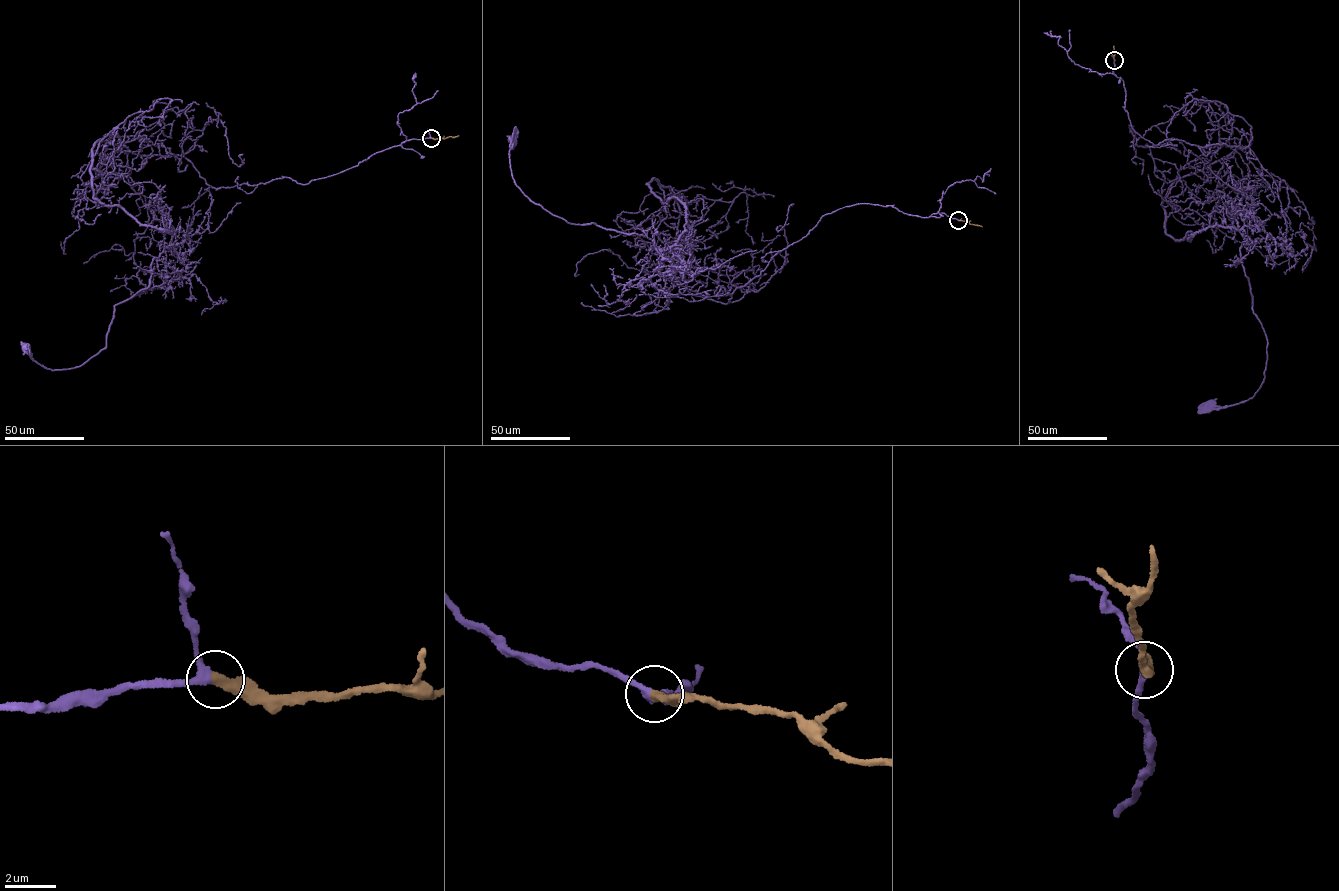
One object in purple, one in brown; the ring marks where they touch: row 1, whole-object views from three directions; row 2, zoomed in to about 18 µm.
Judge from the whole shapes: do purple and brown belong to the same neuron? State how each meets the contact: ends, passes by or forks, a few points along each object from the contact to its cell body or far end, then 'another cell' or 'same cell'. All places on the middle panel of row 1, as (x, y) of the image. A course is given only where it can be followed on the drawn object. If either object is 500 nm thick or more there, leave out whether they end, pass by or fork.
purple passes by; brown ends; course purple (958, 220), (845, 207), (726, 304), (688, 290), (668, 187), (673, 245), (569, 223), (512, 139); course brown (958, 220), (982, 227); same cell

